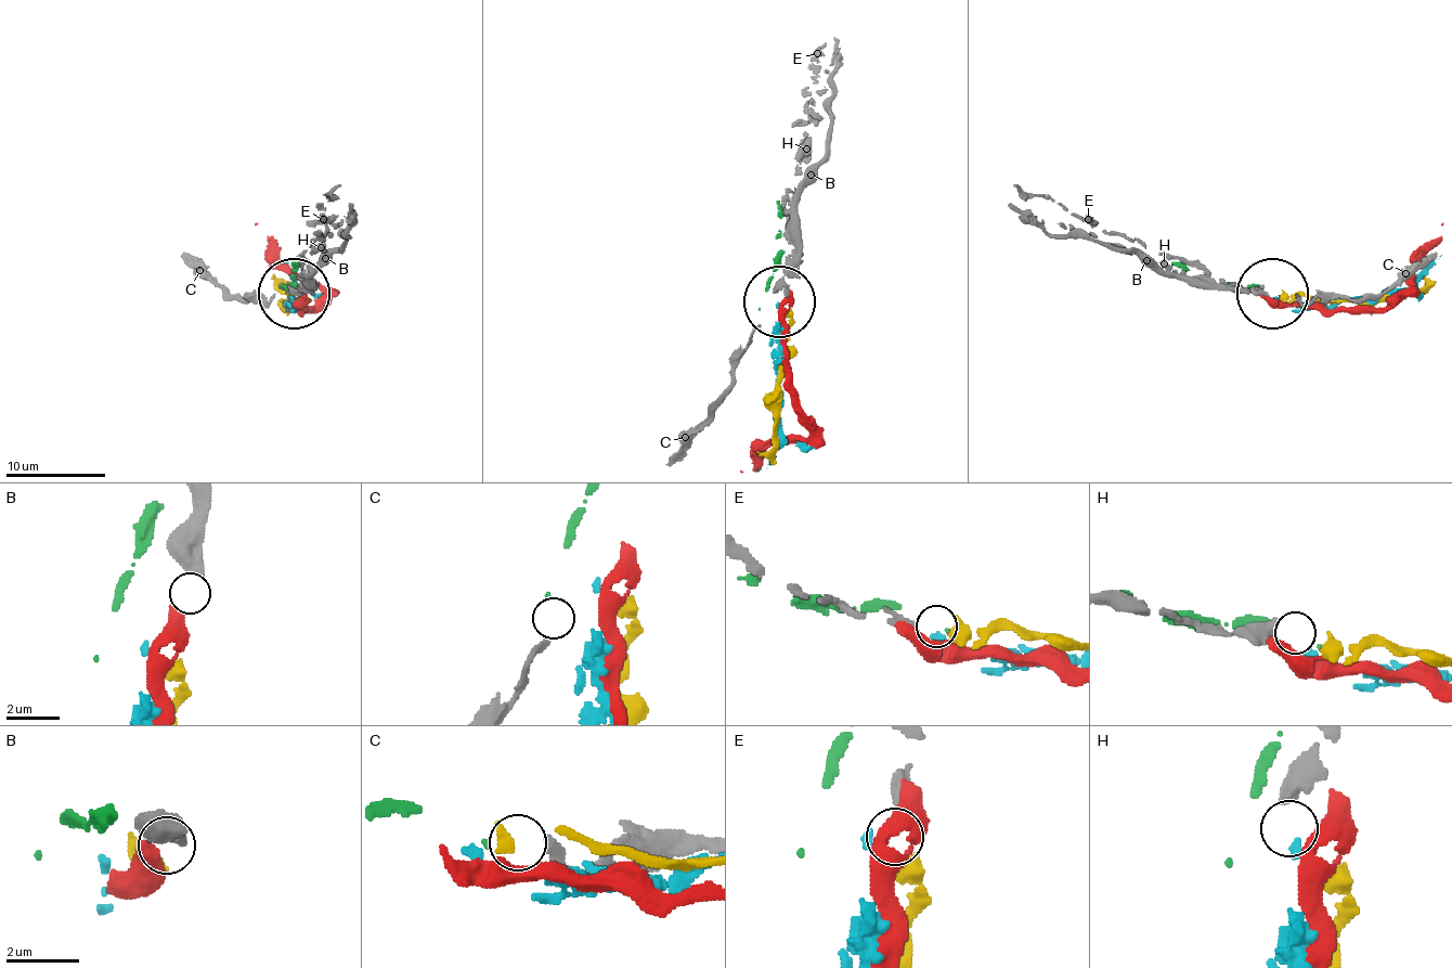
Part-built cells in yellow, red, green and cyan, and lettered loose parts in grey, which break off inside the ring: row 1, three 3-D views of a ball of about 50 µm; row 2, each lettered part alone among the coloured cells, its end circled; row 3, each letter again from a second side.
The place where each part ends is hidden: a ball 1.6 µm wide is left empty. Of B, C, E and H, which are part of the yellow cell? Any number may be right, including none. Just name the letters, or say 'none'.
E

